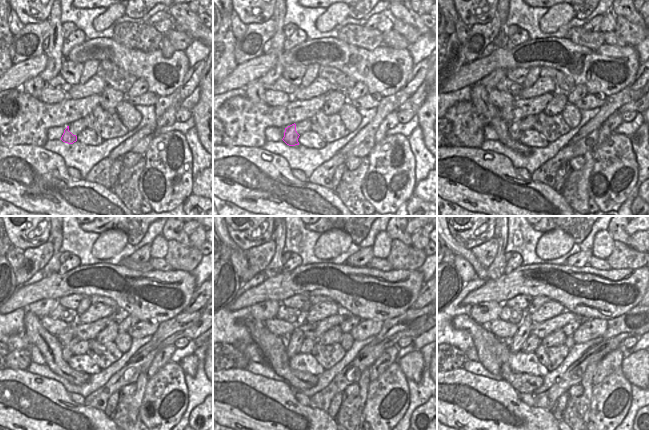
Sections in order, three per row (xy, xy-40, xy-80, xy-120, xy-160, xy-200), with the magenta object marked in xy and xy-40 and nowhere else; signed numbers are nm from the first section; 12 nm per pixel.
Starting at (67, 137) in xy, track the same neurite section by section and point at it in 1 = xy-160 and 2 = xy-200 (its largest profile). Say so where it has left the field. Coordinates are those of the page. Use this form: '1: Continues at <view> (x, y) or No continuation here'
1: Continues at xy-160 (294, 341)
2: Continues at xy-200 (516, 343).

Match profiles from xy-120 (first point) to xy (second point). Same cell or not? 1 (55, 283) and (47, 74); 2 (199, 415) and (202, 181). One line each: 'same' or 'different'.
1: different
2: same

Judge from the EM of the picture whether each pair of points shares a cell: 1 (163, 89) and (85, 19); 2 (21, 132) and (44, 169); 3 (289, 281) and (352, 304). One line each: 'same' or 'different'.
1: different
2: different
3: same

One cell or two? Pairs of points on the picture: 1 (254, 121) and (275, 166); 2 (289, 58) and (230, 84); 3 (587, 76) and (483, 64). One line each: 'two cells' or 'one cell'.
1: two cells
2: one cell
3: one cell

